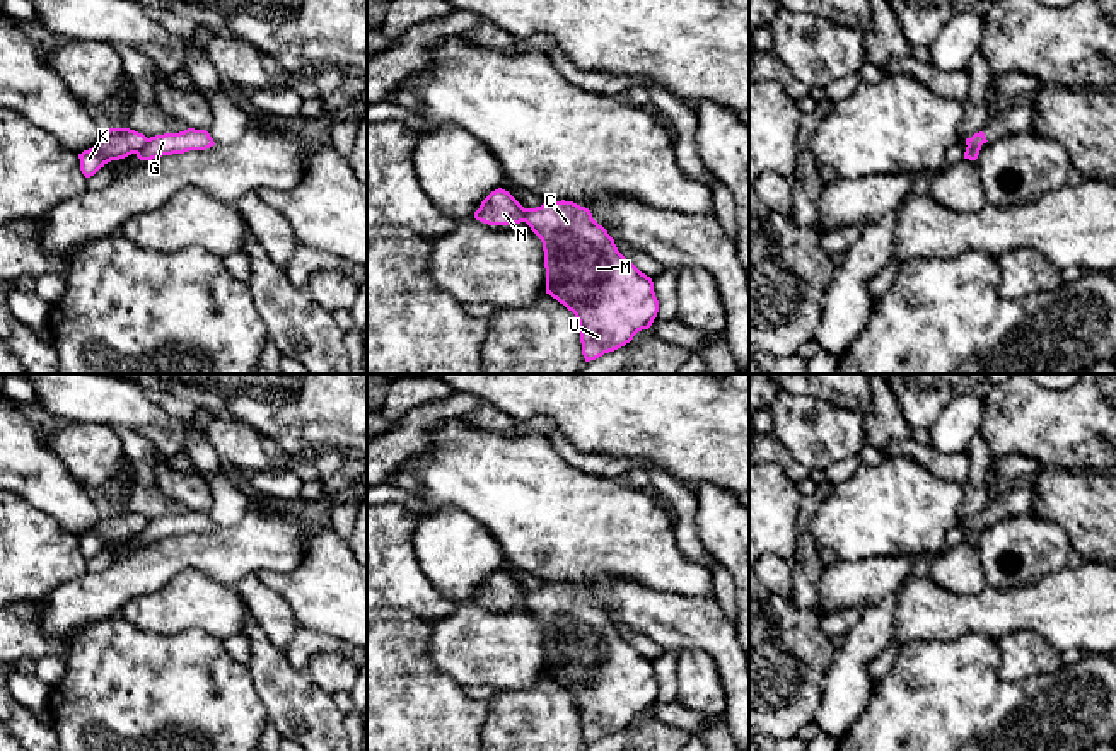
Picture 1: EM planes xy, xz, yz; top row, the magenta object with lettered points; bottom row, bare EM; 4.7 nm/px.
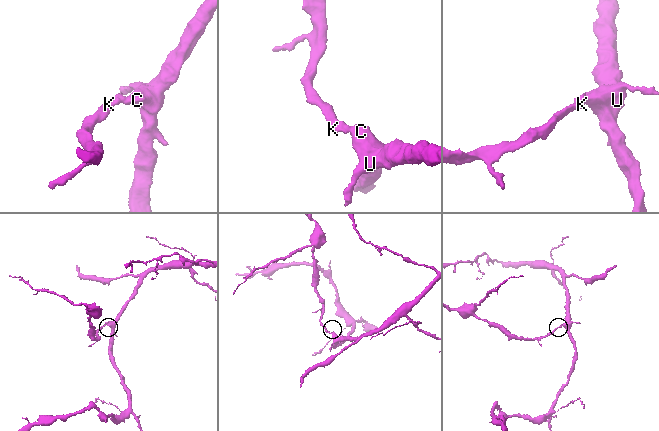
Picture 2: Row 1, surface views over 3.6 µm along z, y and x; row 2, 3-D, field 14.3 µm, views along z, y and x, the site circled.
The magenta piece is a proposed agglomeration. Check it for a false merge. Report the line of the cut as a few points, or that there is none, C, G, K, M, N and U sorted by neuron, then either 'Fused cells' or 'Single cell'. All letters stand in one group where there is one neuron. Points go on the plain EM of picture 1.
Split along xy (147, 521), (135, 535). Groups: C G M U / K N. Fused cells

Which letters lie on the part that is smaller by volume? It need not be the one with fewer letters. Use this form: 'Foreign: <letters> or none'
Foreign: K, N

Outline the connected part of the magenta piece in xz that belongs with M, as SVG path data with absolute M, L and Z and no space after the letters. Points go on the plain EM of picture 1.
M544 582L541 589L524 592L524 604L543 625L546 676L572 693L578 703L582 737L585 744L625 729L638 713L652 708L659 695L659 683L654 674L652 661L642 655L618 633L614 621L592 601L589 591L565 582Z

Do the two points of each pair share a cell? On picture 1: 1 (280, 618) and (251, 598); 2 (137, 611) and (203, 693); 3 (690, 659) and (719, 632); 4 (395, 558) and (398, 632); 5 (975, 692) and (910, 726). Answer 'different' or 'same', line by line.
1: same
2: different
3: different
4: different
5: same

